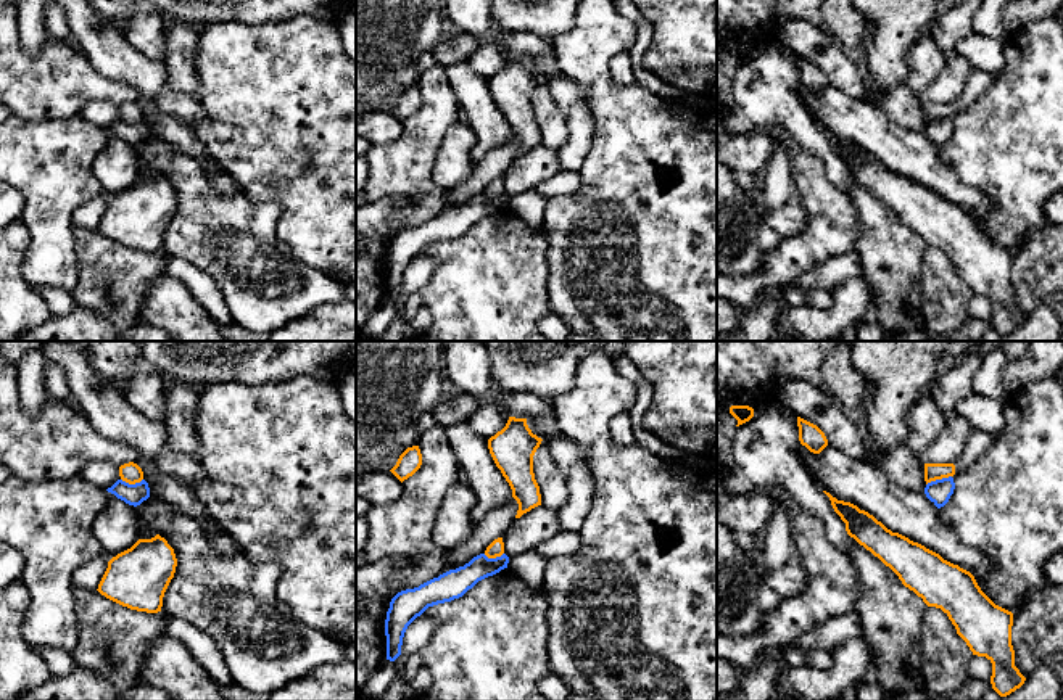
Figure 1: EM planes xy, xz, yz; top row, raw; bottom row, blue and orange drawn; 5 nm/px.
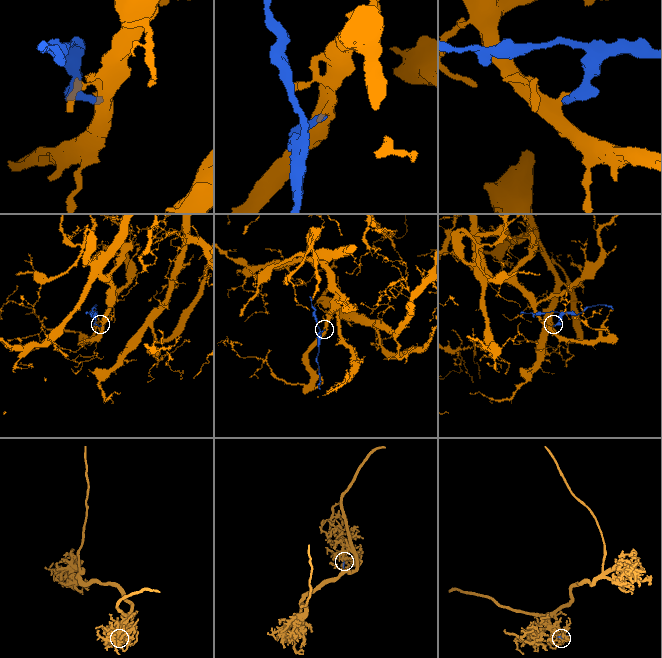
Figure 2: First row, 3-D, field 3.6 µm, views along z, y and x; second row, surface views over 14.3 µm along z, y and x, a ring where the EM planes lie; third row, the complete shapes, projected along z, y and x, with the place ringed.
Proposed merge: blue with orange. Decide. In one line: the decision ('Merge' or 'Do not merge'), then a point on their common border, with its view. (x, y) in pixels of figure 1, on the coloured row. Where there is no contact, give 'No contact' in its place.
Do not merge. Touches blue at yz (938, 480)

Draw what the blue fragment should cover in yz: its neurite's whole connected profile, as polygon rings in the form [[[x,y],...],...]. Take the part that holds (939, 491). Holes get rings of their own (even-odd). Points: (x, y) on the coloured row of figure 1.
[[[949,476],[928,483],[924,488],[924,494],[937,509],[941,509],[949,502],[950,496],[953,494],[953,489],[953,478]]]

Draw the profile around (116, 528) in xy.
[[[108,492],[108,502],[93,520],[92,533],[108,560],[130,549],[140,539],[140,520],[135,507]]]

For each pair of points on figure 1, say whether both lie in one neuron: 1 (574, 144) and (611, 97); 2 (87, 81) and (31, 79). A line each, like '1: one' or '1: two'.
1: two
2: one

